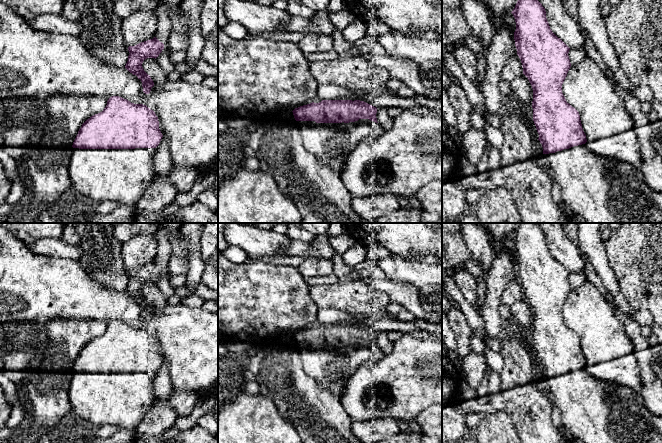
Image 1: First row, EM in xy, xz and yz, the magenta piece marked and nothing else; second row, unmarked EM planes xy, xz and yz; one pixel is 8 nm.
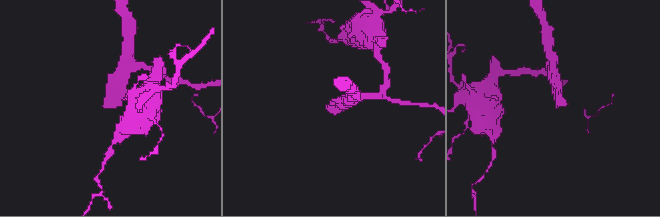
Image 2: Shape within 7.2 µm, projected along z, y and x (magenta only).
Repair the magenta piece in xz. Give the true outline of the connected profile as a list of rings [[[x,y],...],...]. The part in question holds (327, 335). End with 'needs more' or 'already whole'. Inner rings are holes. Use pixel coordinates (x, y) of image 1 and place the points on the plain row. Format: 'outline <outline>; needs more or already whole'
outline [[[322,324],[300,330],[292,336],[303,370],[338,399],[342,396],[346,380],[363,363],[386,356],[377,346],[377,332],[360,324]]]; needs more

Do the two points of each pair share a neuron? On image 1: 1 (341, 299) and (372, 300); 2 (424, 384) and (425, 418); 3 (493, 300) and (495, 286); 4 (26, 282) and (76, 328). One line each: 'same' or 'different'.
1: same
2: different
3: same
4: different

